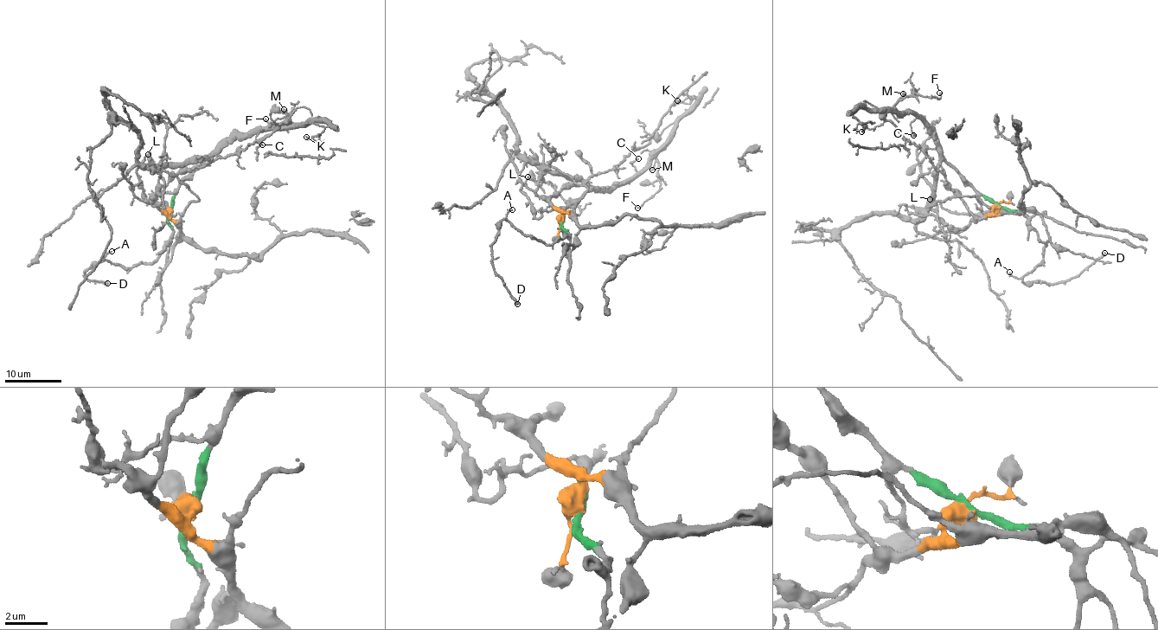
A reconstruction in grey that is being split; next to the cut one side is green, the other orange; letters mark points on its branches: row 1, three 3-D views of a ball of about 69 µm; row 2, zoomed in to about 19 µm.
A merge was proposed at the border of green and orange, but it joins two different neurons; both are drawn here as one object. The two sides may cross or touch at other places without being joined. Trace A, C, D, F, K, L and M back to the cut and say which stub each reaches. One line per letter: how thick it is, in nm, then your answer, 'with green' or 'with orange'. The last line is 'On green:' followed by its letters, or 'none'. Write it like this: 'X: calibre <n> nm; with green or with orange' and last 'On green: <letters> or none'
A: calibre 180 nm; with green
C: calibre 120 nm; with green
D: calibre 360 nm; with green
F: calibre 130 nm; with green
K: calibre 120 nm; with green
L: calibre 130 nm; with green
M: calibre 190 nm; with green
On green: A, C, D, F, K, L, M

